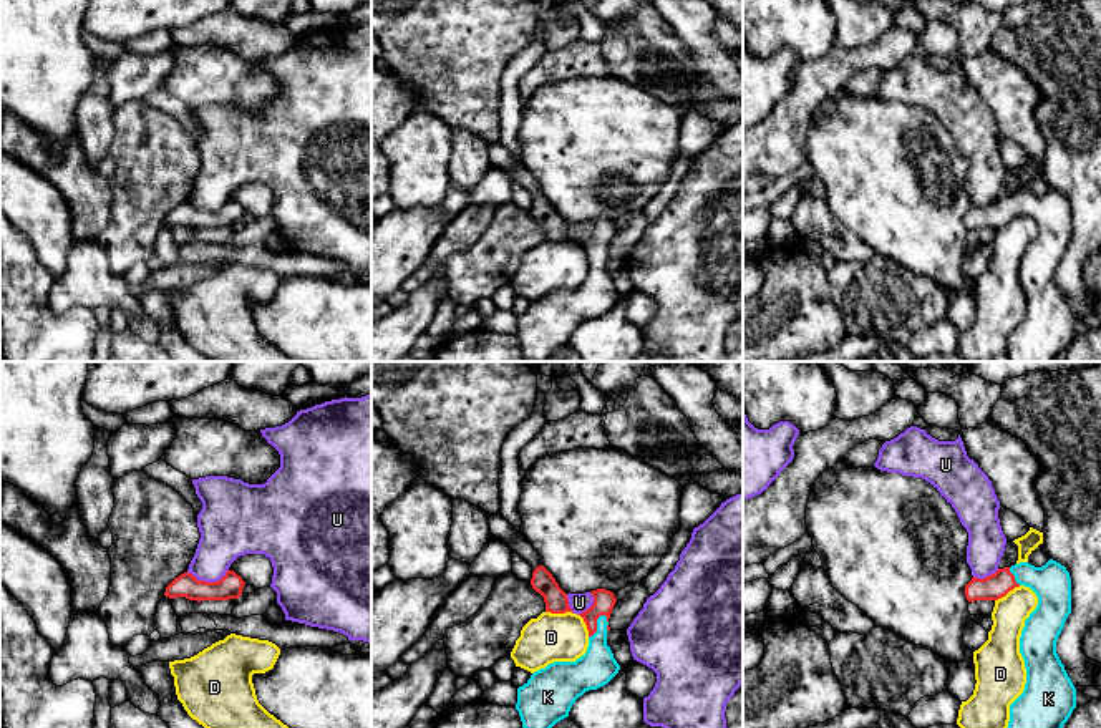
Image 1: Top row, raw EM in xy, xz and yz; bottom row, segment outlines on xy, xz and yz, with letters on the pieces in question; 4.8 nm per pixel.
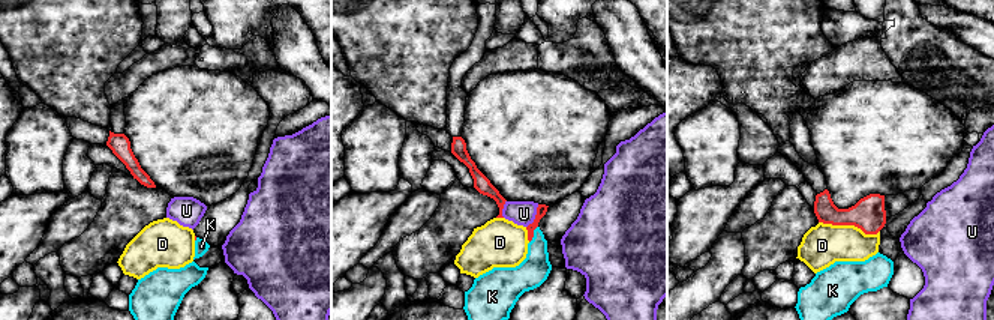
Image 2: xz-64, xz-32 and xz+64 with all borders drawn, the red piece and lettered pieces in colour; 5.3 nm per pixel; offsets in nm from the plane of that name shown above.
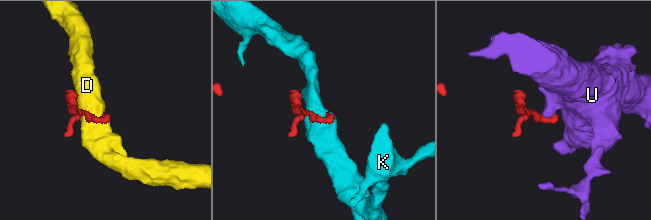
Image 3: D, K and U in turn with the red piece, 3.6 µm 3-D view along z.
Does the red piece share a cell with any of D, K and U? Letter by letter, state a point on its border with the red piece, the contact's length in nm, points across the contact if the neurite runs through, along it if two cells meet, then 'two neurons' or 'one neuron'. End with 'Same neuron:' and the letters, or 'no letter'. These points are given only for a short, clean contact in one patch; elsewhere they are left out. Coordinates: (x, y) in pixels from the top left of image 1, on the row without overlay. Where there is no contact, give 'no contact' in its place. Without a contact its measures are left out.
D: xz (559, 241) | 140 nm | along xz (546, 239), (572, 242) | two neurons
K: xz (596, 254) | 140 nm | one neuron
U: xy (208, 211) | 200 nm | along xy (227, 198), (216, 209), (198, 209), (188, 199) | two neurons
Same neuron: K

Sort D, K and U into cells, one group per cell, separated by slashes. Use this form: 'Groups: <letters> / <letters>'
Groups: D / K / U

